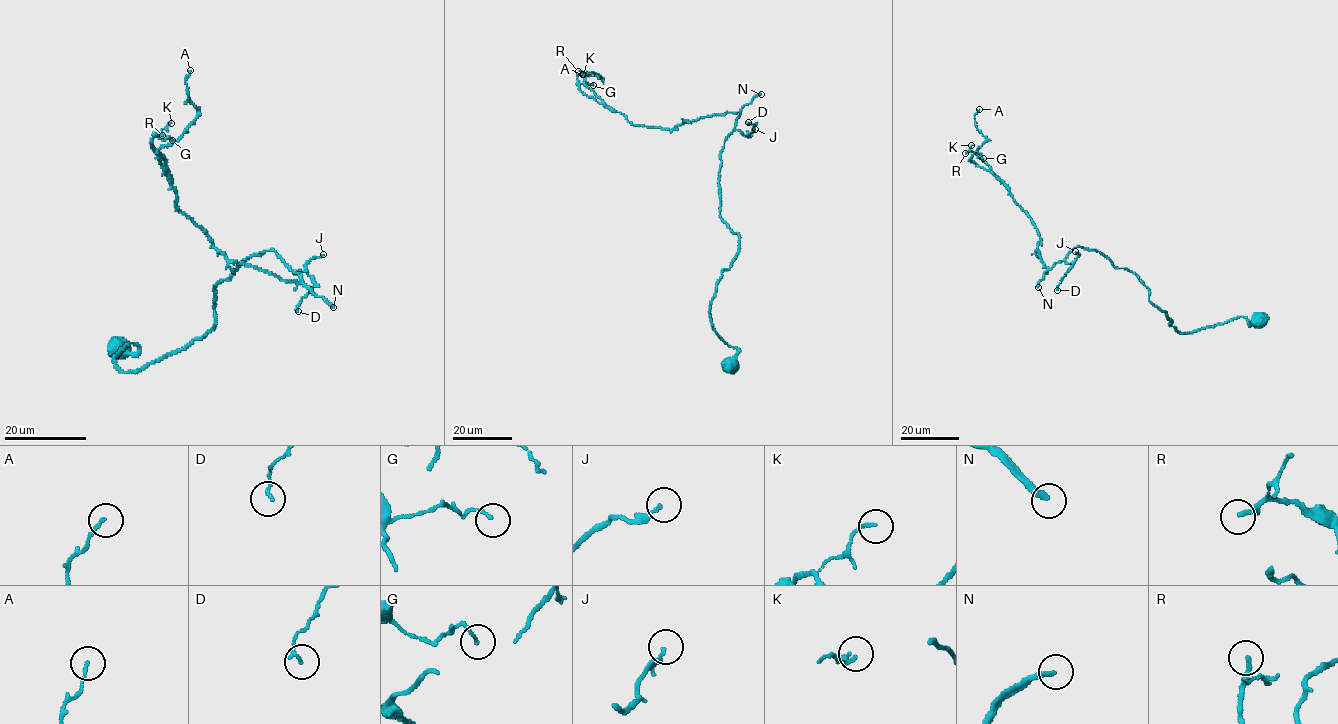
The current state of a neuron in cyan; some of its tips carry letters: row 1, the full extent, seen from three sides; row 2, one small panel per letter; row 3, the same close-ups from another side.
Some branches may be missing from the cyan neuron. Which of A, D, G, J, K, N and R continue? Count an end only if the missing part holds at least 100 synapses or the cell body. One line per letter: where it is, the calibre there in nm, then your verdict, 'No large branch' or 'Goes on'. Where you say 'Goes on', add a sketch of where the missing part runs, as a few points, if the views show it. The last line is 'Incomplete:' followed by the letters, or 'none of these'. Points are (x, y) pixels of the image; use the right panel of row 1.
A: Place: (979, 109). Thickness 130 nm. No large branch
D: Place: (1057, 290). Thickness 140 nm. No large branch
G: Place: (983, 158). Thickness 110 nm. No large branch
J: Place: (1075, 251). Thickness 180 nm. No large branch
K: Place: (971, 145). Thickness 140 nm. No large branch
N: Place: (1038, 287). Thickness 240 nm. Goes on
R: Place: (965, 153). Thickness 220 nm. No large branch
Incomplete: N

